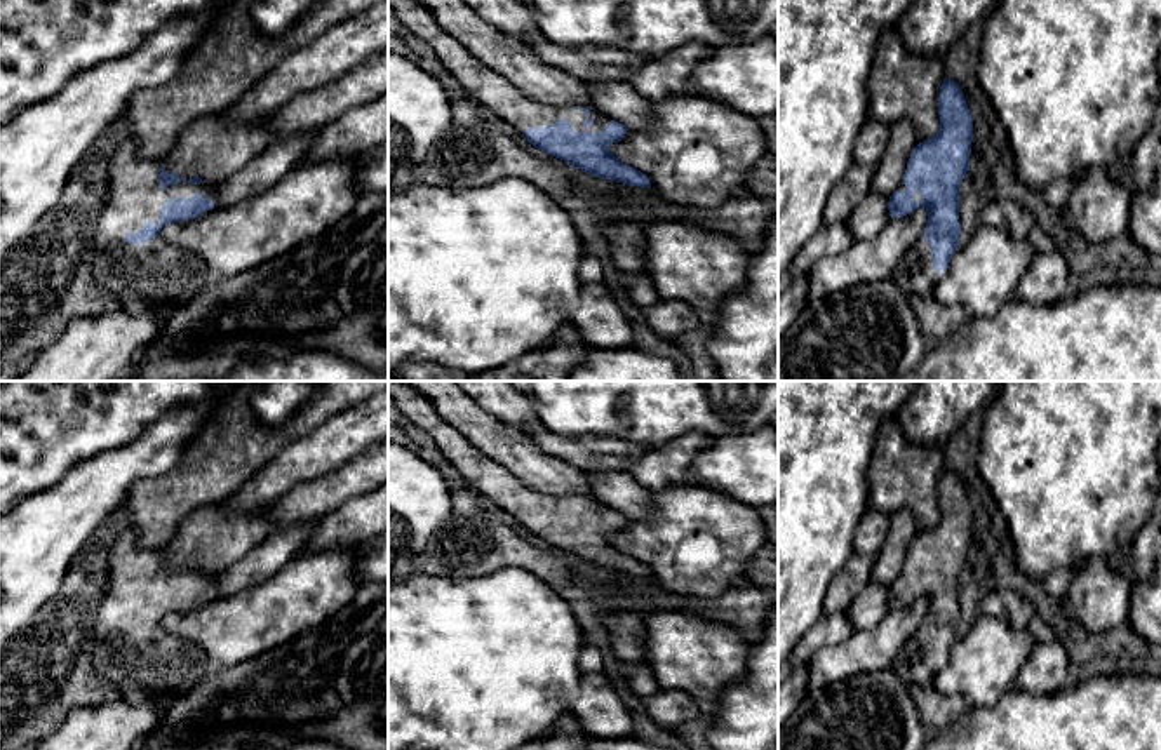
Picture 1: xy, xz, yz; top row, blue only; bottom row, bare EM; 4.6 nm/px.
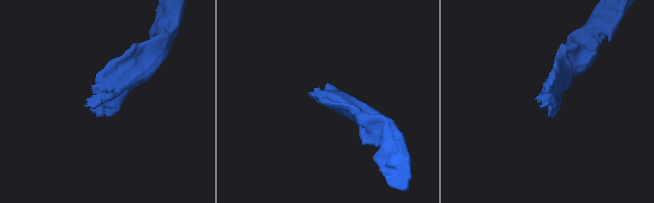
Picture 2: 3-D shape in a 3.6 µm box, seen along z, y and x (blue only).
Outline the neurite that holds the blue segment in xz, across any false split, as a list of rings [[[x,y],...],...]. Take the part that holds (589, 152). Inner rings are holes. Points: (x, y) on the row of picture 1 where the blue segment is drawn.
[[[388,0],[395,24],[419,49],[451,71],[465,94],[493,115],[515,127],[538,150],[594,177],[628,186],[651,188],[649,177],[620,162],[609,146],[625,137],[627,127],[595,108],[541,104],[498,71],[473,57],[453,35],[439,26],[432,10],[418,0]]]

